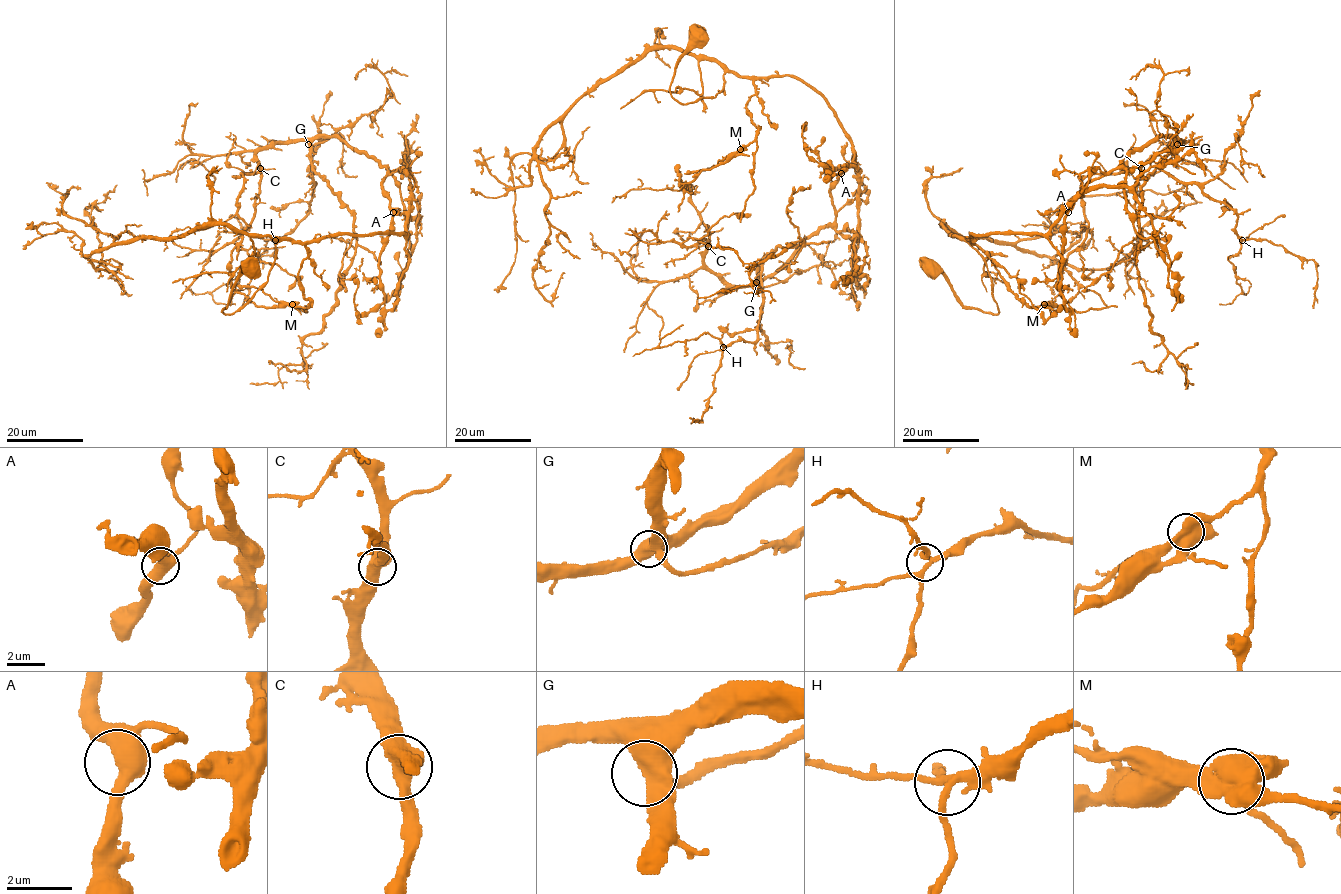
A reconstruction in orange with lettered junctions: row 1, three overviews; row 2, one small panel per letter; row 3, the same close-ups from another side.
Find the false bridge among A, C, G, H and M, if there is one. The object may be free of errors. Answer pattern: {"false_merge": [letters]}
{"false_merge": ["M"]}

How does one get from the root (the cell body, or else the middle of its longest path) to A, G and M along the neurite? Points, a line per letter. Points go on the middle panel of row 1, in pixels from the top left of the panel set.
A: (698, 34), (678, 59), (675, 99), (714, 97), (726, 72), (797, 76), (851, 144), (854, 164), (841, 173)
G: (698, 34), (675, 99), (714, 97), (726, 72), (797, 76), (853, 152), (830, 191), (835, 221), (756, 282)
M: (698, 34), (670, 94), (692, 103), (714, 97), (726, 72), (748, 76), (757, 133), (740, 149)

